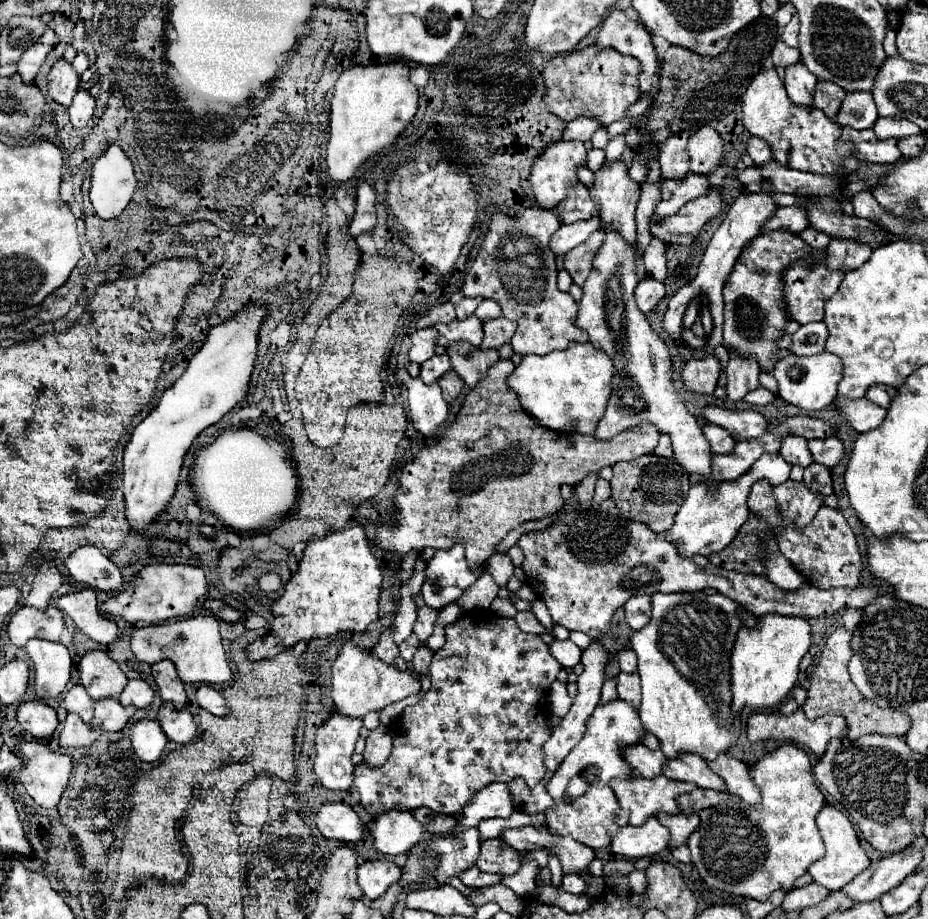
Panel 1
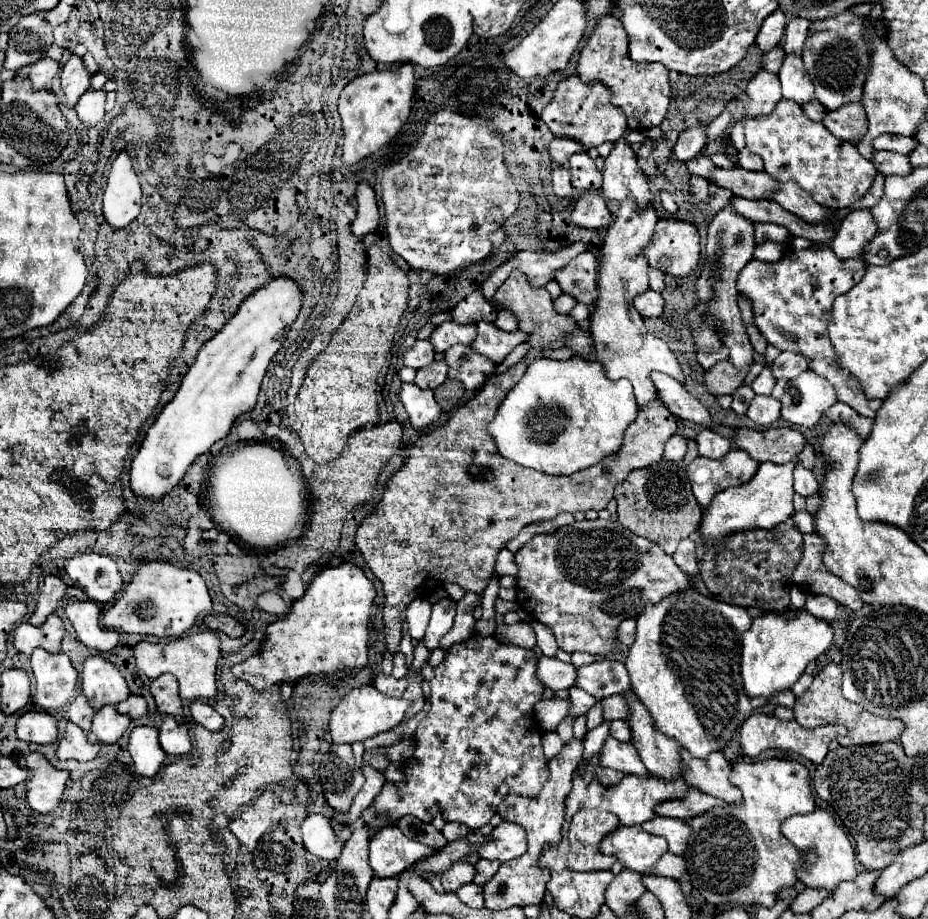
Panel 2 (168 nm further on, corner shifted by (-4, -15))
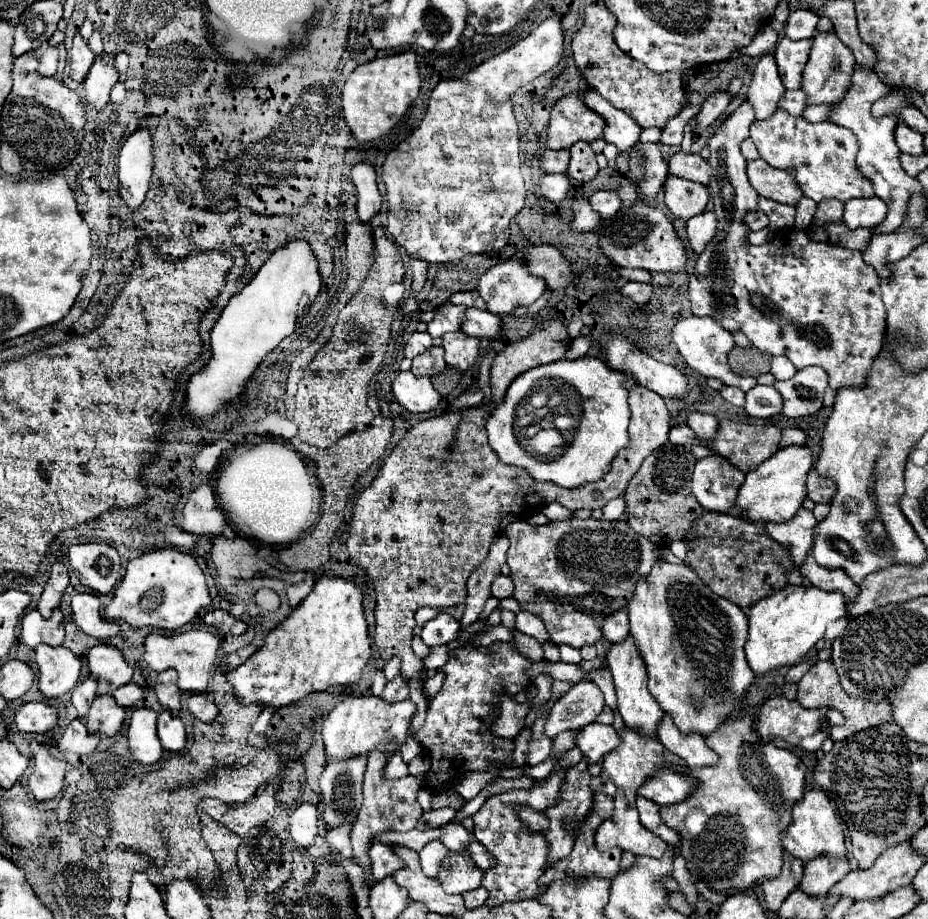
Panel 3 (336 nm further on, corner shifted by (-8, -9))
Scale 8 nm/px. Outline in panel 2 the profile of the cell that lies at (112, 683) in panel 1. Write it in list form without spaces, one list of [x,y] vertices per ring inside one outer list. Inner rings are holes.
[[[89,657],[83,663],[81,679],[83,695],[89,699],[93,709],[99,709],[107,703],[117,705],[131,695],[121,671],[103,657]]]

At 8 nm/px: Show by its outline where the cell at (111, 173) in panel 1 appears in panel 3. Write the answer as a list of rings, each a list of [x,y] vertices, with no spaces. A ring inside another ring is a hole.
[[[145,129],[135,131],[119,153],[119,197],[129,211],[137,211],[147,195],[153,171],[151,135]]]

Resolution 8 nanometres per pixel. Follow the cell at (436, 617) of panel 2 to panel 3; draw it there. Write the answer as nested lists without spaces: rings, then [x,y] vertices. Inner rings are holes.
[[[439,613],[435,619],[425,623],[425,627],[421,631],[421,639],[429,647],[447,645],[449,641],[455,641],[459,637],[459,631],[461,631],[461,627],[459,627],[457,619],[453,619],[447,613]]]

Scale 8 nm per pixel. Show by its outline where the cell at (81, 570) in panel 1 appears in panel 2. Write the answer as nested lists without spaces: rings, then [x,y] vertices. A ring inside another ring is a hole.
[[[87,553],[71,557],[65,561],[65,571],[73,585],[97,603],[109,603],[123,585],[117,563],[107,555]]]

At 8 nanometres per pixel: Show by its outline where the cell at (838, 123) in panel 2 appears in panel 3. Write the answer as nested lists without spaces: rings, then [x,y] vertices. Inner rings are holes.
[[[809,105],[809,109],[805,109],[803,117],[811,123],[817,123],[817,121],[829,121],[829,113],[831,113],[831,105]]]

